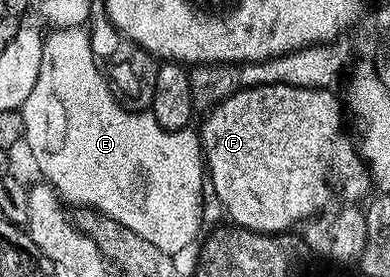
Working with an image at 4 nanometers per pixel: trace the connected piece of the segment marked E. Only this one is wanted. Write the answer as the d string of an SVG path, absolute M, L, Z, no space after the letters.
M82 26L54 28L43 37L40 72L32 92L22 102L20 113L24 120L24 146L30 149L42 173L39 175L58 191L59 198L75 202L78 208L97 210L102 217L132 228L136 236L144 236L160 252L171 256L178 256L181 250L199 241L203 233L204 159L198 130L165 130L149 110L129 110L123 106L102 75L97 58L92 56L90 35Z

